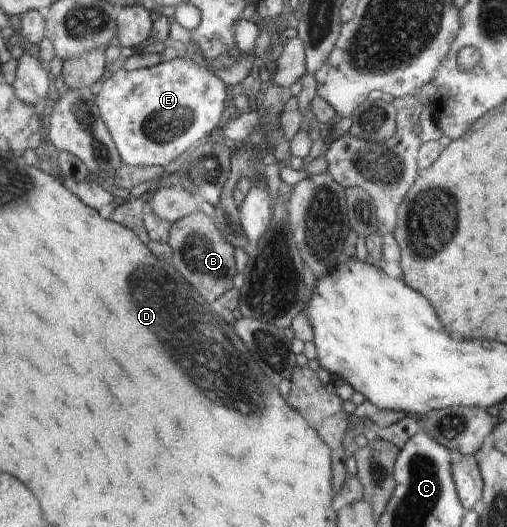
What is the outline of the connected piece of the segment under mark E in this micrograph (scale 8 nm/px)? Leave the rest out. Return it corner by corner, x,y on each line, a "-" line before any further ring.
185,57
134,71
120,68
107,77
95,101
123,165
164,168
219,126
225,96
225,84
213,71

